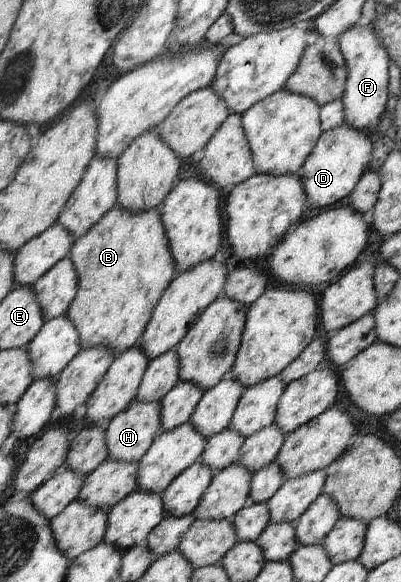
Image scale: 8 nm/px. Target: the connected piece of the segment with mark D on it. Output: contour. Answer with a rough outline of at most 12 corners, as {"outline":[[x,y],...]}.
{"outline":[[346,123],[322,132],[296,173],[307,204],[351,196],[375,140]]}

